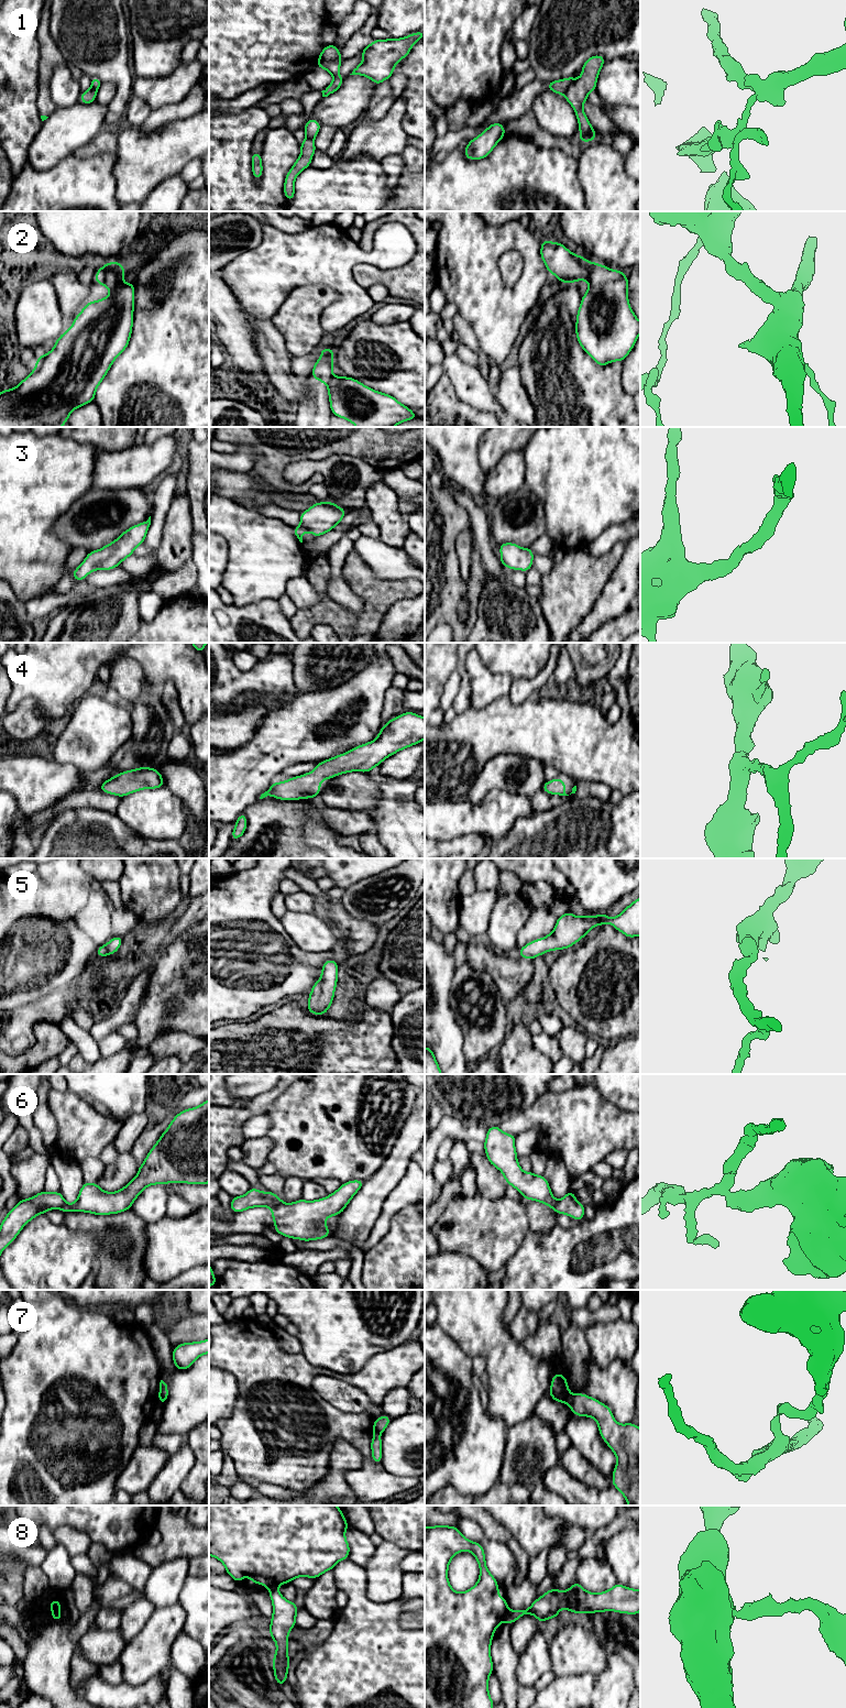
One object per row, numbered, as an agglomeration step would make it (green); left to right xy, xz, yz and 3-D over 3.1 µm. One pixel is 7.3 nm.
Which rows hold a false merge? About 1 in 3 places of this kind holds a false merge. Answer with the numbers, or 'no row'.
1, 2, 6, 7, 8

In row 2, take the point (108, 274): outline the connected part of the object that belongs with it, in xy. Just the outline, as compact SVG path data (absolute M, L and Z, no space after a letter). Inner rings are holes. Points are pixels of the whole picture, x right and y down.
M108 262L101 269L96 271L95 283L106 286L112 291L118 284L120 262Z

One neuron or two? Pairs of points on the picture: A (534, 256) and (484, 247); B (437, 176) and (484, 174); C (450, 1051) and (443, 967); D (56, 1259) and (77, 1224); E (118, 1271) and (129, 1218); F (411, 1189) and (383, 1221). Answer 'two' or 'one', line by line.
A: one
B: one
C: one
D: two
E: one
F: one

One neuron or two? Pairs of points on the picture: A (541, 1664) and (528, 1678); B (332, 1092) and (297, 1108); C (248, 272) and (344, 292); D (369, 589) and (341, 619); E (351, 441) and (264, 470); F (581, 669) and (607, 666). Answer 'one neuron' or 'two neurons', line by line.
A: one neuron
B: one neuron
C: one neuron
D: one neuron
E: one neuron
F: one neuron

